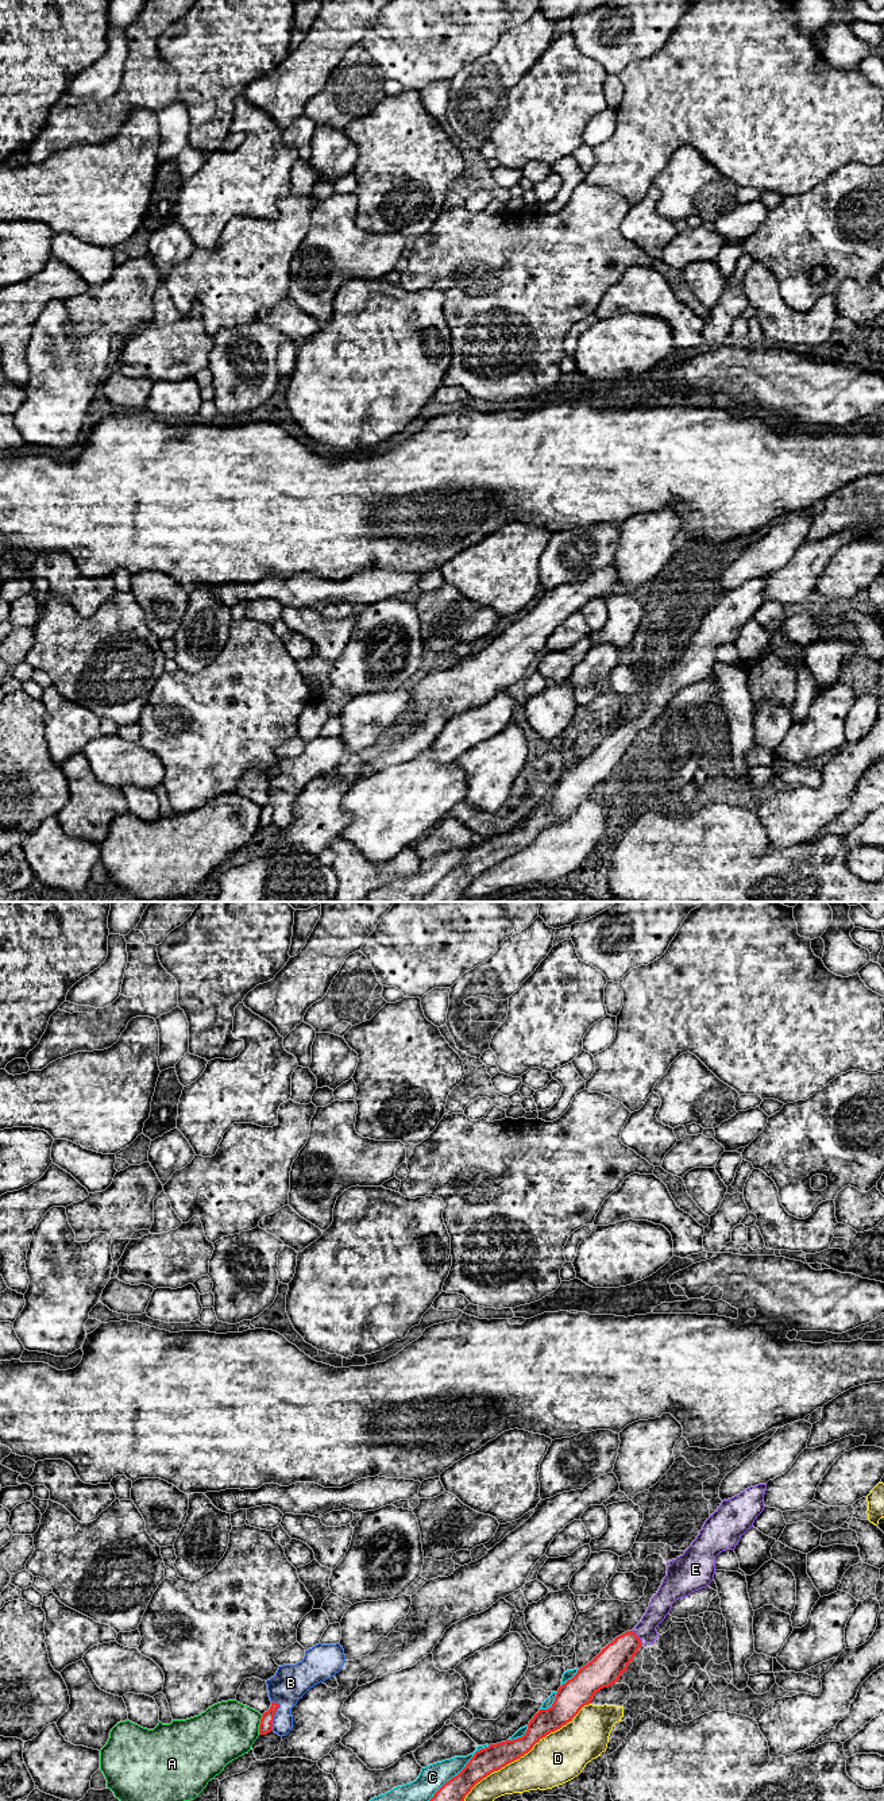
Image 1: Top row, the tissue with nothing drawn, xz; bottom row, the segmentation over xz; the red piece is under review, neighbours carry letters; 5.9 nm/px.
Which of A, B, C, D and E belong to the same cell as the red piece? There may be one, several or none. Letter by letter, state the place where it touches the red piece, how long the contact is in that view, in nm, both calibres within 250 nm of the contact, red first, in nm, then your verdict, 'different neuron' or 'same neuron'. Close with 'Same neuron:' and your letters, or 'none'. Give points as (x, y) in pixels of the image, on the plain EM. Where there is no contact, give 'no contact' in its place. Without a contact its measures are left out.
A: meets red in xz at (259, 817); contact 120 nm long; 80 nm thick on the red side, 340 nm on the other; different neuron
B: meets red in xz at (273, 809); contact 180 nm long; 80 nm thick on the red side, 220 nm on the other; different neuron
C: meets red in xz at (455, 868); contact 550 nm long; 190 nm thick on the red side, 150 nm on the other; different neuron
D: meets red in xz at (522, 848); contact 950 nm long; 160 nm thick on the red side, 300 nm on the other; different neuron
E: meets red in xz at (637, 729); contact 110 nm long; 190 nm thick on the red side, 130 nm on the other; same neuron
Same neuron: E

